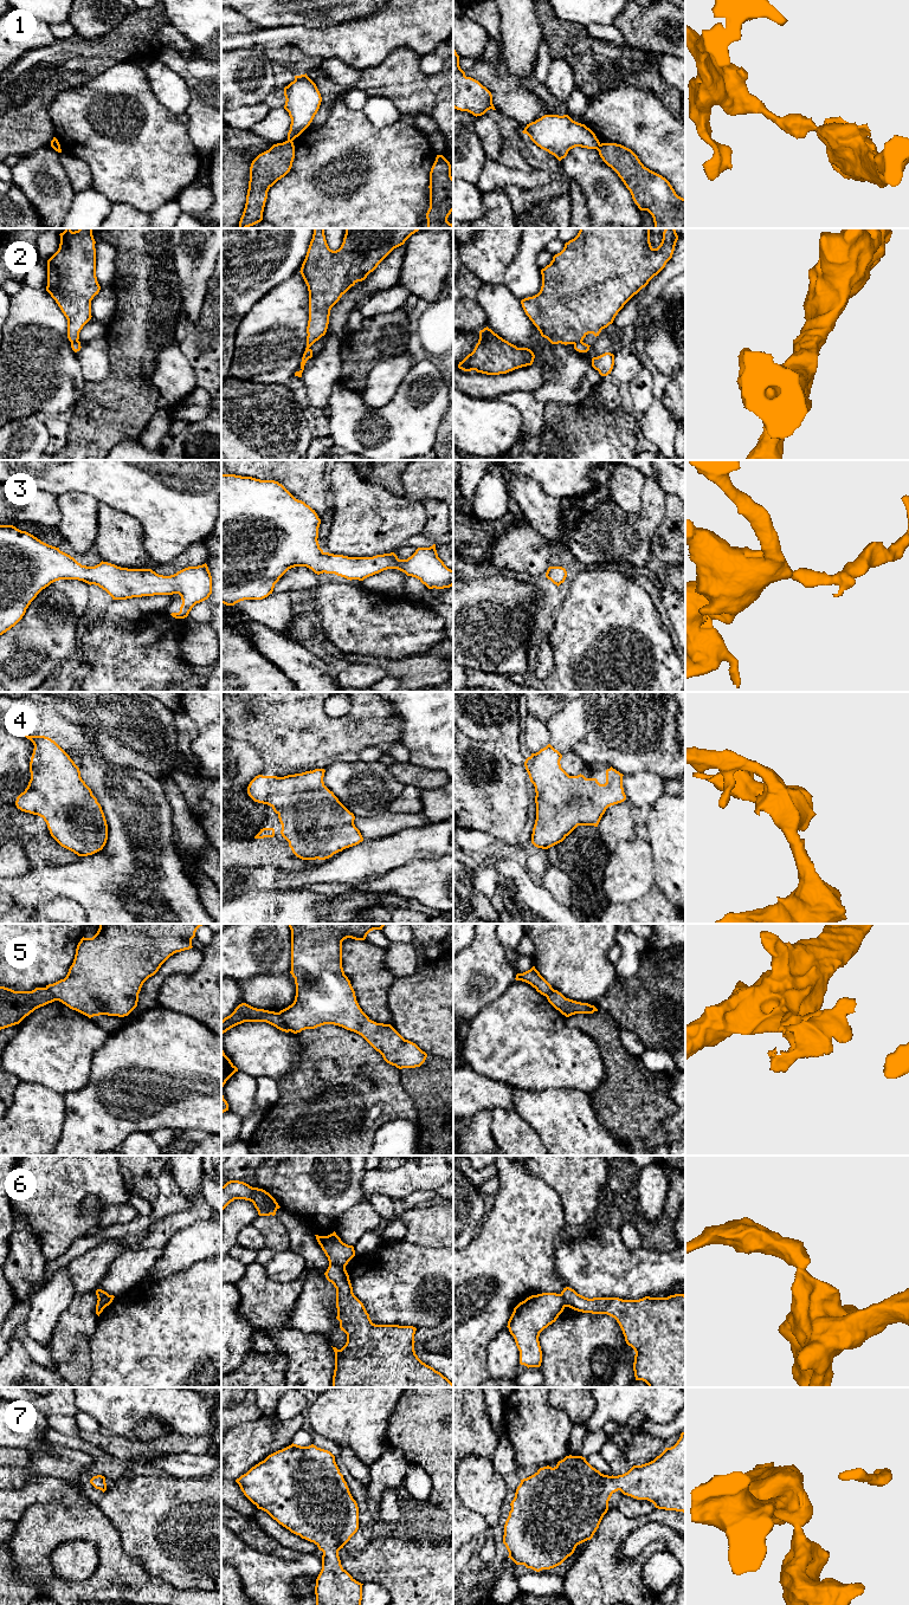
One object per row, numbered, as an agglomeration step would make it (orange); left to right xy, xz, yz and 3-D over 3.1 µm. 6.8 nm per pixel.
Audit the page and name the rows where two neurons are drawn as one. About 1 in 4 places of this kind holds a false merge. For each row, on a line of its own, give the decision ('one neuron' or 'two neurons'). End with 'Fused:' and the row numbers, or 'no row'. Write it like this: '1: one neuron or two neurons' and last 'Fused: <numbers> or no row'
1: two neurons
2: two neurons
3: one neuron
4: one neuron
5: two neurons
6: two neurons
7: one neuron
Fused: 1, 2, 5, 6

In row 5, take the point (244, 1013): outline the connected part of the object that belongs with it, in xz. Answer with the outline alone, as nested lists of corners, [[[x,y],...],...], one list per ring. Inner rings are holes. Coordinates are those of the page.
[[[241,1003],[230,1016],[225,1017],[221,1021],[221,1036],[231,1028],[244,1022],[266,1022],[282,1031],[290,1031],[284,1022],[281,1020],[278,1012],[257,1009],[246,1003]]]

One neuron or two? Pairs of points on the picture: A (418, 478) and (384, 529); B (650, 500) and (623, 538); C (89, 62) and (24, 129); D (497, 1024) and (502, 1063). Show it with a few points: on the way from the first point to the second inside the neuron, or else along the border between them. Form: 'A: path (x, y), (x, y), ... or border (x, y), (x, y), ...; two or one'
A: border (404, 496), (420, 502); two
B: path (650, 510), (632, 529); one
C: path (69, 66), (26, 109); one
D: path (502, 1034), (502, 1054); one

